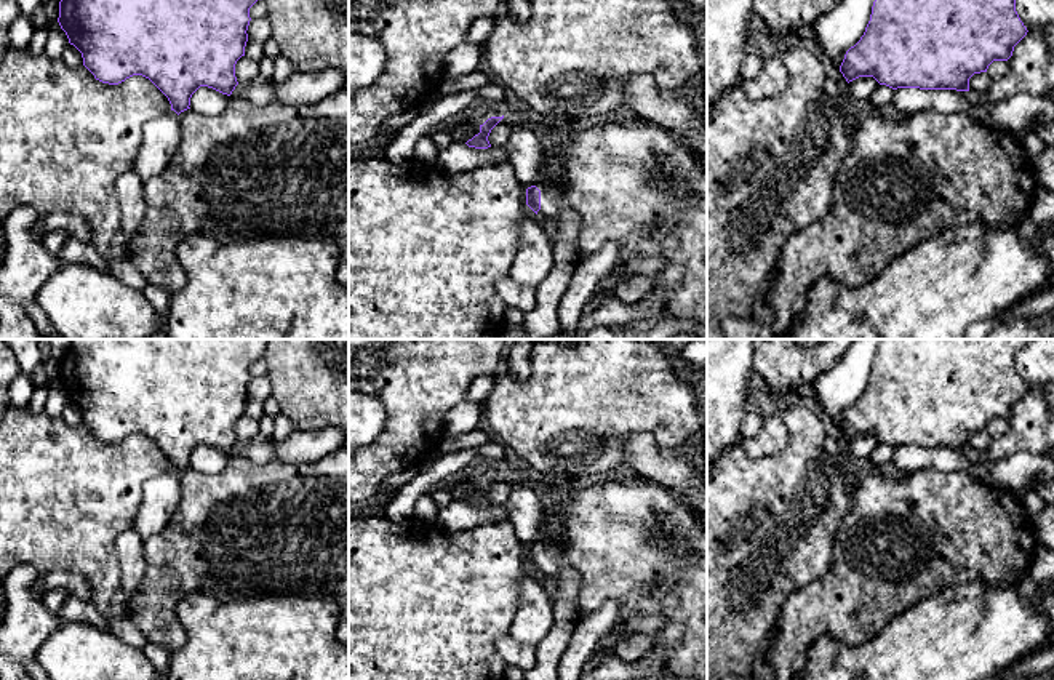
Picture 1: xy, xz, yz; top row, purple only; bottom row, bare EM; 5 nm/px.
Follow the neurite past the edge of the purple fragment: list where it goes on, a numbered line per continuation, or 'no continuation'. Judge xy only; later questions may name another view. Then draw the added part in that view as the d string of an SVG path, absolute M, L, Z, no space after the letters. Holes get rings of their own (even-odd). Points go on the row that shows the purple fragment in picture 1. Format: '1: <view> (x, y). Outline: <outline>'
1: xy (253, 172). Outline: M341 91L313 106L269 102L256 106L230 96L219 115L203 115L194 109L179 114L181 142L155 178L144 182L146 214L138 232L128 240L128 258L149 286L170 296L179 291L187 275L176 256L178 245L202 234L224 243L261 238L333 240L339 250L336 277L349 286L349 93Z

